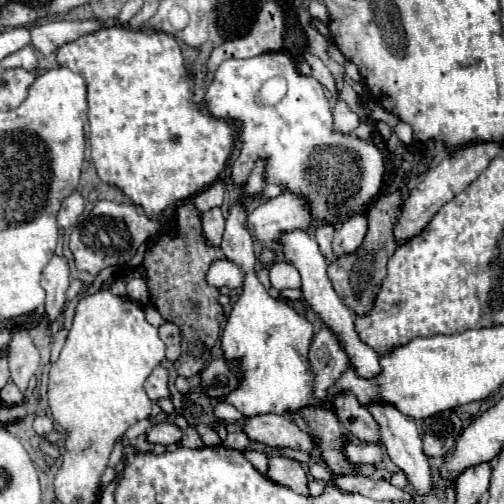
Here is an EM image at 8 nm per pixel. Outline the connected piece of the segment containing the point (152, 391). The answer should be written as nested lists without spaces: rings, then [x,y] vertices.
[[[158,366],[152,370],[152,374],[146,380],[146,394],[152,402],[158,402],[162,398],[170,398],[170,388],[168,388],[168,372]]]

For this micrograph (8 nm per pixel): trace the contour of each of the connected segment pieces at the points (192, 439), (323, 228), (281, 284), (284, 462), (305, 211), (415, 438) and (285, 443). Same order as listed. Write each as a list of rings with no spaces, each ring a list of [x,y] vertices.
[[[188,426],[188,428],[184,430],[184,436],[182,436],[180,444],[182,444],[182,446],[188,446],[188,448],[200,448],[200,446],[204,446],[202,440],[200,440],[200,436],[198,436],[198,432],[196,432],[192,426]]]
[[[318,224],[316,228],[316,240],[320,246],[320,252],[328,258],[328,262],[334,260],[334,252],[332,252],[332,234],[334,234],[334,224]]]
[[[278,260],[270,266],[270,282],[274,288],[284,290],[284,288],[300,288],[300,274],[298,270],[284,260]]]
[[[270,456],[270,466],[268,466],[266,476],[278,484],[292,488],[300,496],[310,496],[306,472],[300,466],[300,462],[296,462],[296,460],[282,458],[282,456]]]
[[[282,192],[252,208],[248,214],[248,230],[262,244],[276,246],[280,236],[294,230],[308,230],[314,222],[308,198],[294,192]]]
[[[374,404],[370,406],[370,412],[372,416],[376,418],[376,422],[382,426],[382,444],[386,446],[386,452],[390,456],[390,460],[406,474],[408,482],[412,484],[414,492],[418,496],[426,496],[430,494],[434,488],[436,488],[436,482],[434,482],[434,472],[432,472],[432,466],[430,466],[430,458],[424,456],[424,450],[422,450],[422,438],[418,434],[418,428],[414,424],[412,418],[400,414],[394,406],[382,406],[382,404]]]
[[[280,414],[252,416],[242,422],[242,430],[254,442],[266,444],[270,448],[298,448],[312,452],[314,440],[302,432],[290,418]]]

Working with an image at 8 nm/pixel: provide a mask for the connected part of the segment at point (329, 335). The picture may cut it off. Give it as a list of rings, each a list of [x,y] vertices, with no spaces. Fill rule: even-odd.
[[[322,326],[312,340],[308,358],[316,374],[316,396],[324,398],[326,390],[348,368],[348,354],[344,352],[344,344],[340,342],[340,338],[328,326]]]

